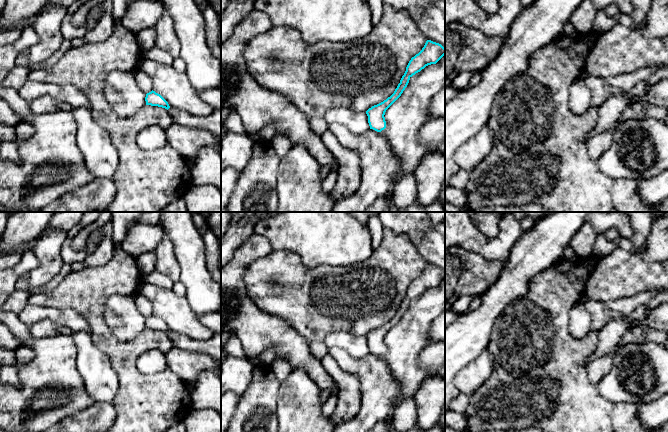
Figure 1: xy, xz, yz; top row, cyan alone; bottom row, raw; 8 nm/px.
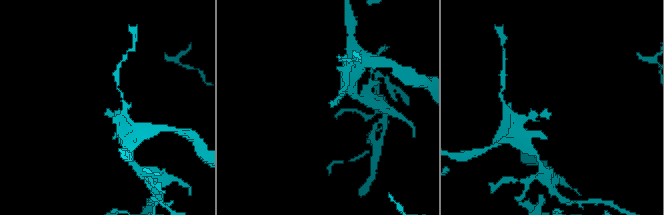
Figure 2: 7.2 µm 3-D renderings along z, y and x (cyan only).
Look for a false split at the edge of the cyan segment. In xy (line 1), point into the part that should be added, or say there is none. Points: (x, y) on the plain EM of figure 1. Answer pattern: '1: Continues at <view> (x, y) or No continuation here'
1: No continuation here

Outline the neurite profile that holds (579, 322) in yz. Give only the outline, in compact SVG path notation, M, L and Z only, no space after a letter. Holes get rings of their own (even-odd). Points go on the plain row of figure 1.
M577 302L569 312L568 331L573 338L583 338L590 332L591 316L584 304Z

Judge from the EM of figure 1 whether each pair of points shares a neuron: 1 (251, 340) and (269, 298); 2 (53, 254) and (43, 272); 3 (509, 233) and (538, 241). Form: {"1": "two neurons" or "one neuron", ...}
{"1": "two neurons", "2": "one neuron", "3": "two neurons"}

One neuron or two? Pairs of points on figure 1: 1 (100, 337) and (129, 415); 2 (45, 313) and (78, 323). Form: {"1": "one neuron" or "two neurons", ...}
{"1": "one neuron", "2": "one neuron"}

